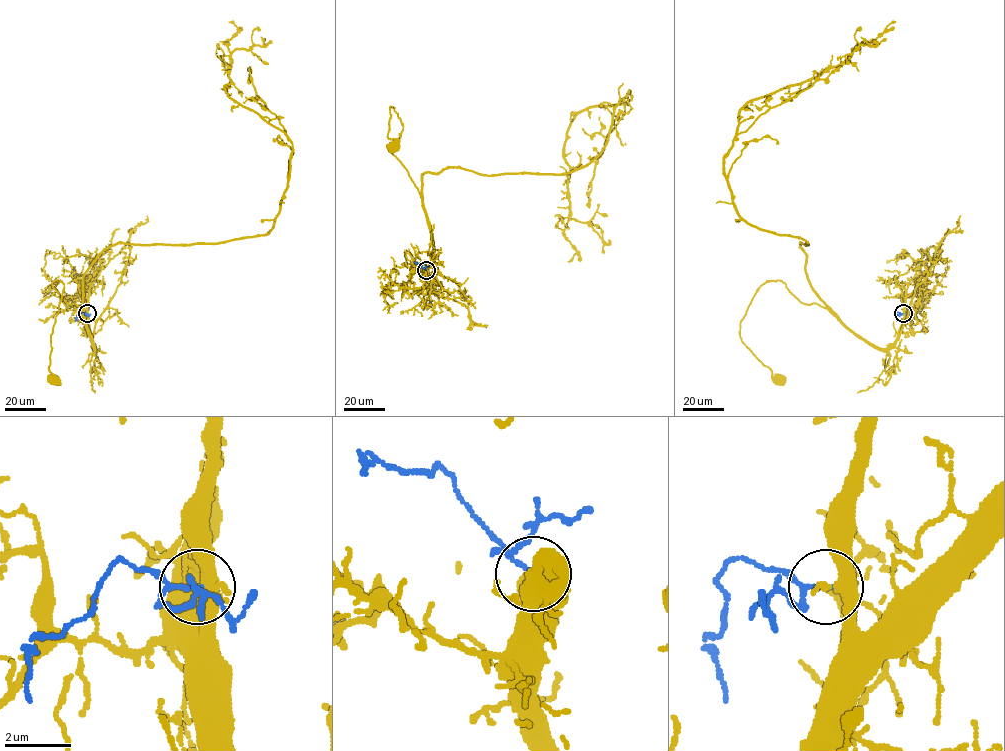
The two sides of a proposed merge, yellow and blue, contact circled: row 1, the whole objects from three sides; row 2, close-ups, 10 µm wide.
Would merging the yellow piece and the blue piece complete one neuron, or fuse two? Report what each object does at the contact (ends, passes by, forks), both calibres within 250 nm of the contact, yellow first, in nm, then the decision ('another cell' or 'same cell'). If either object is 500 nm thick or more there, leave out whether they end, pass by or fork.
yellow forks | blue ends | 200/110 nm | same cell

